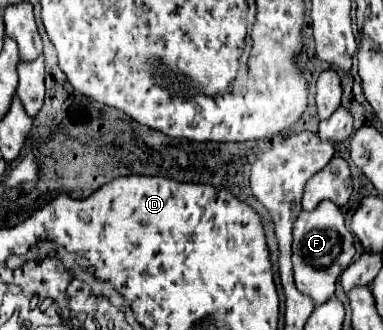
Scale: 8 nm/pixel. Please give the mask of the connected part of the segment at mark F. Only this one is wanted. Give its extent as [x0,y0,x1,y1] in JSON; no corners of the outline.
[293,201,355,305]

